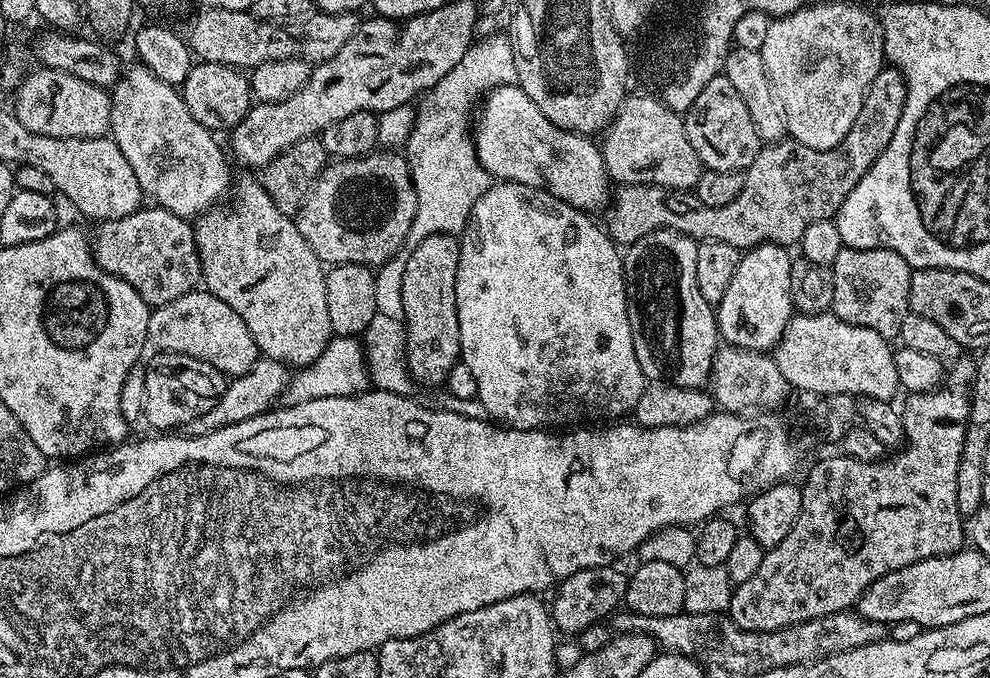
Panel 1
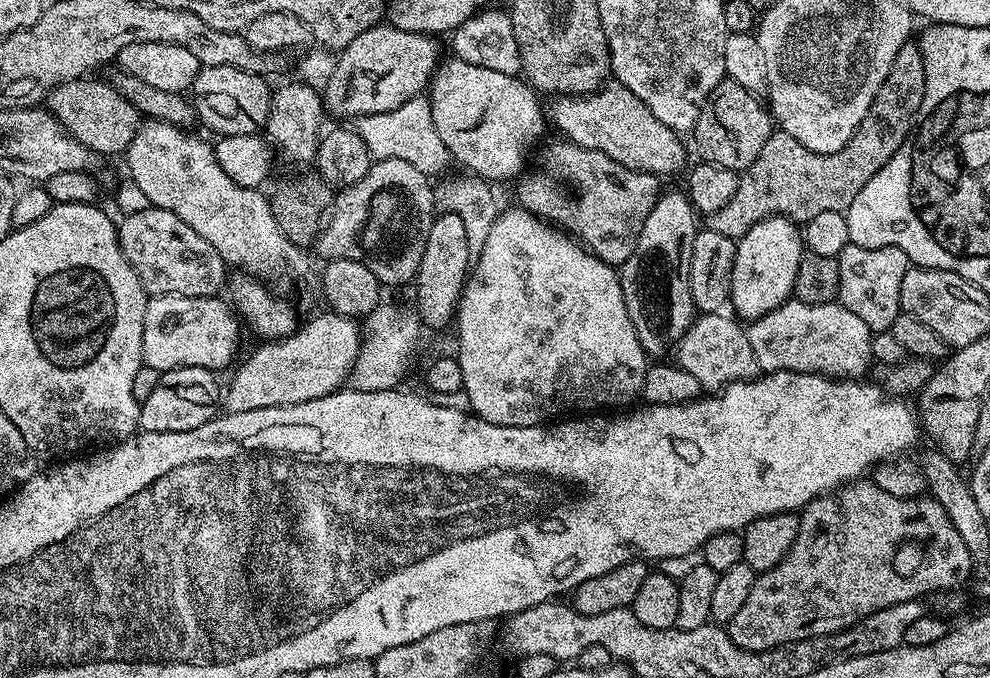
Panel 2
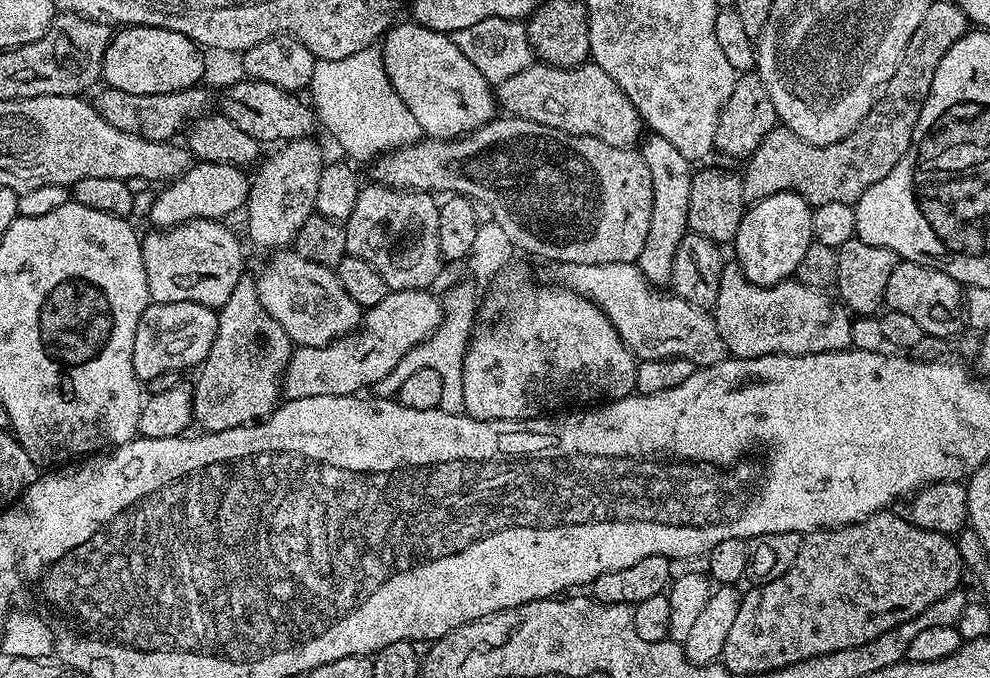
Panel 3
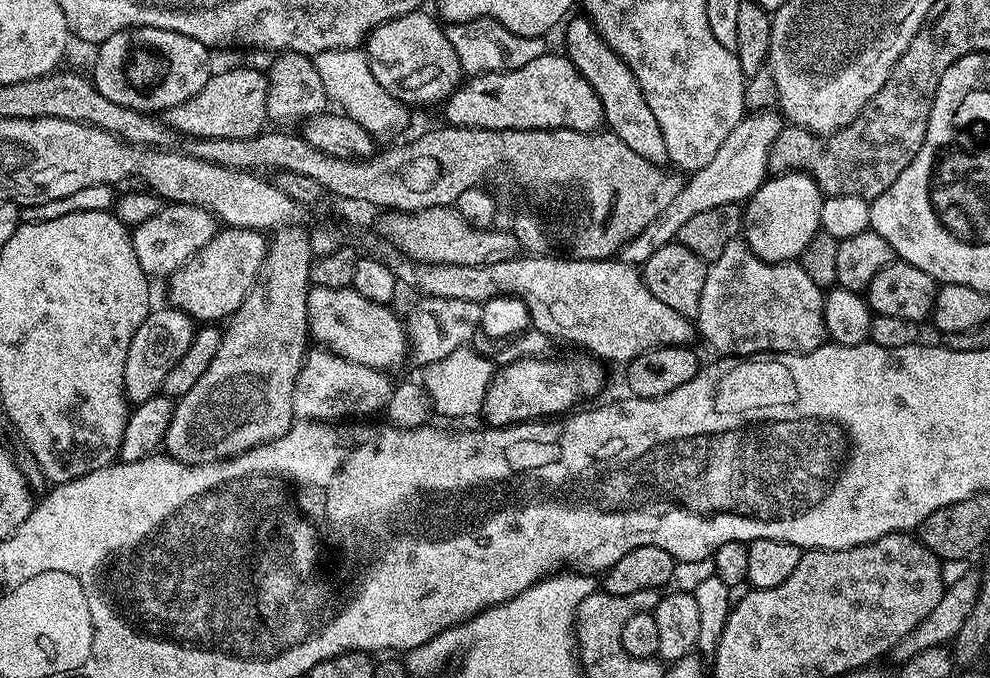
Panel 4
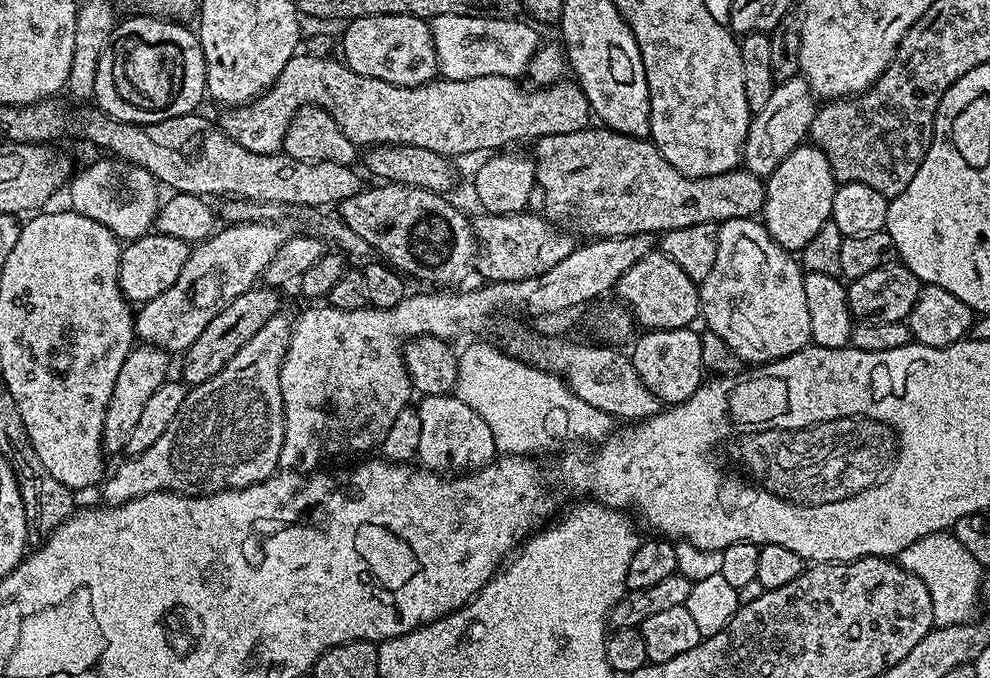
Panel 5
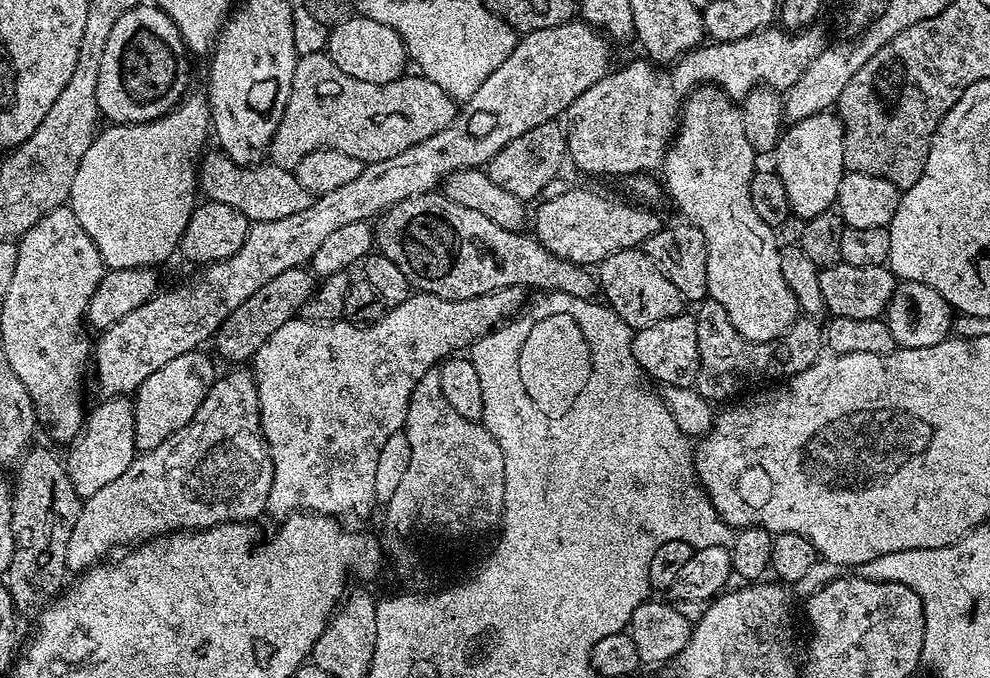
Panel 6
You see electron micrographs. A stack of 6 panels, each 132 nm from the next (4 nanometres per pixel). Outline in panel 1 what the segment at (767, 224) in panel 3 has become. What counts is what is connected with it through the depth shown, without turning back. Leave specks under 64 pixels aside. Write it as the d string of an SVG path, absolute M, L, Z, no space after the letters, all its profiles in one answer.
M759 244L741 255L726 295L720 304L715 305L718 336L725 345L751 352L768 352L782 339L794 315L790 298L793 257L788 256L788 252L787 247L778 244Z

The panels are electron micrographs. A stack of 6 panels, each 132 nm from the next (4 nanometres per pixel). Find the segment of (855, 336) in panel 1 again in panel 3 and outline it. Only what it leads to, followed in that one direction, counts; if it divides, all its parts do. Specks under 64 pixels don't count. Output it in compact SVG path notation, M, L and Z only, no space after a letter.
M735 262L725 263L722 270L722 282L718 282L718 298L714 315L718 334L722 334L725 349L733 357L742 360L757 360L760 356L805 356L806 354L822 354L823 352L842 352L852 348L850 330L853 317L843 304L828 297L827 291L808 288L795 278L773 284L771 288L763 288L750 283L744 272Z

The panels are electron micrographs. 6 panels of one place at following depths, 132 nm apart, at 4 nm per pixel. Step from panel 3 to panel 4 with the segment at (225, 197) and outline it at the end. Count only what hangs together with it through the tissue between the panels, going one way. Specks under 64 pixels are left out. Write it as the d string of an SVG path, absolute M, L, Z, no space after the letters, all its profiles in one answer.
M168 202L153 217L131 229L132 245L138 254L138 264L149 278L169 275L209 243L218 231L218 221L213 215L196 204Z

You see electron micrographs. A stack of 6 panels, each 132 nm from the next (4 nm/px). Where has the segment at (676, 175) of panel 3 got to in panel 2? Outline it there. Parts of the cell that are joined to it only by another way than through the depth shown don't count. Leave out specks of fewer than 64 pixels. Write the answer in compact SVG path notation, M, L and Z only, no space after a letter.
M661 191L650 214L646 214L642 234L638 234L638 242L630 258L619 265L626 314L630 314L634 334L638 334L638 342L642 342L642 350L649 358L667 357L664 355L675 349L698 315L687 278L690 250L698 231L696 219L698 213L683 191Z

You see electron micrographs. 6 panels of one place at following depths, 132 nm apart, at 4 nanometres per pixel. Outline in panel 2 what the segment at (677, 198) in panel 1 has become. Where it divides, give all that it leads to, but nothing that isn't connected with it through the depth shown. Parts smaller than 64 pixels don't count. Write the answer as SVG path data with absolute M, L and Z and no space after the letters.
M555 139L549 144L541 143L539 145L540 153L537 156L535 153L534 156L536 168L529 167L515 181L515 184L517 183L515 203L535 216L539 216L540 219L547 220L561 232L568 233L602 262L613 266L624 264L626 258L630 258L630 254L638 242L638 234L642 234L646 214L650 214L650 210L661 194L661 181L649 172L639 172L622 166L598 150L586 150L579 148L570 140Z

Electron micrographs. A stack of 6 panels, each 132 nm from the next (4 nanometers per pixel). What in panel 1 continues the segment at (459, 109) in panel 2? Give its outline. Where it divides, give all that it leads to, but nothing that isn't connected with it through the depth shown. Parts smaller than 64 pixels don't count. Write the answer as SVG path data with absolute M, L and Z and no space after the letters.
M516 84L492 89L483 97L479 112L480 121L474 124L476 157L489 177L541 188L581 212L597 214L607 209L614 188L608 179L604 153L597 141L592 141L595 139L554 126Z

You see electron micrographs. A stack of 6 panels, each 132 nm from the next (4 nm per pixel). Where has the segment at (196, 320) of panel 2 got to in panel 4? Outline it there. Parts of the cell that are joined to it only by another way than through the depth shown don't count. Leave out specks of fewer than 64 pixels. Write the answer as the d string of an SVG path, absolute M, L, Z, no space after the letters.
M164 306L161 312L149 311L148 316L138 326L134 338L130 342L130 350L126 354L126 370L124 371L124 394L133 405L146 402L160 392L166 374L170 374L174 362L190 350L194 333L192 317L181 312L179 308Z

